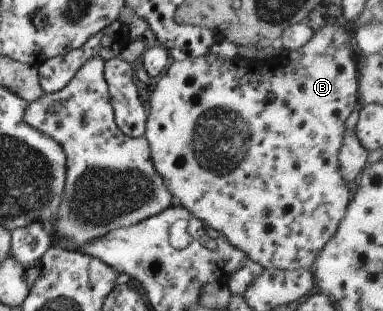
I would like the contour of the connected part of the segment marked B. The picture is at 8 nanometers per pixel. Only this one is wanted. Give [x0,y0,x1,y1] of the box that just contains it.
[144,19,358,270]

